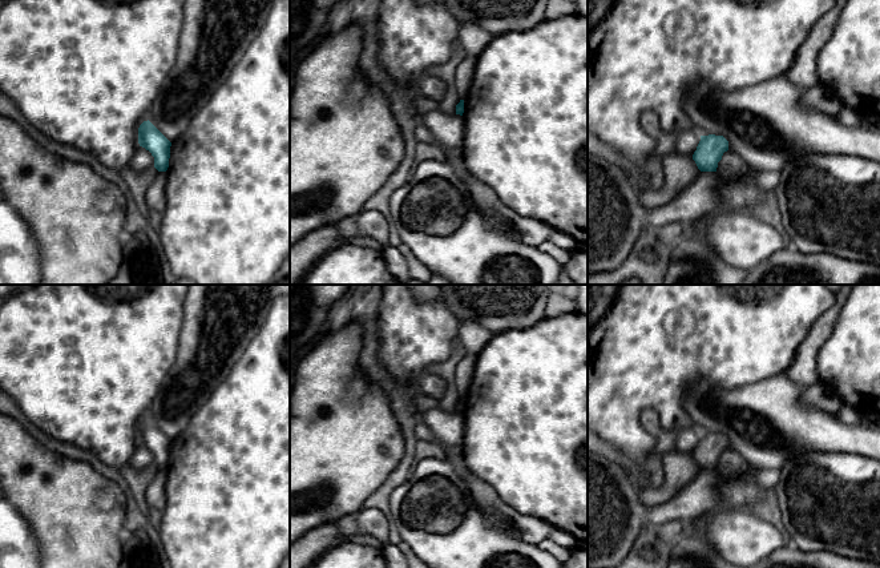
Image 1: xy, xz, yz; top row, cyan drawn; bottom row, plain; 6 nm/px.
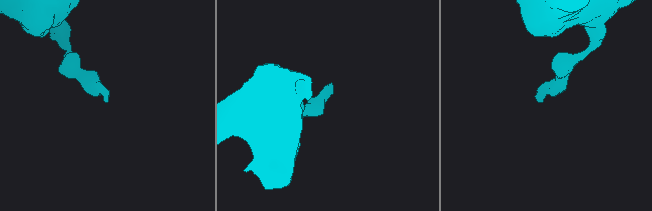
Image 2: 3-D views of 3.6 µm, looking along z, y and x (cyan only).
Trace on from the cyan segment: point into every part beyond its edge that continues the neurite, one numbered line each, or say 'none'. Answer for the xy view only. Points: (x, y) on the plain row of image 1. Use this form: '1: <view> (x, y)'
none

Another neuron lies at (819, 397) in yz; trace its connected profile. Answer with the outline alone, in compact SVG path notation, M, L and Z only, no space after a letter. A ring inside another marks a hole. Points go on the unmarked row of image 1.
M822 382L806 386L800 399L807 407L839 416L841 400Z

